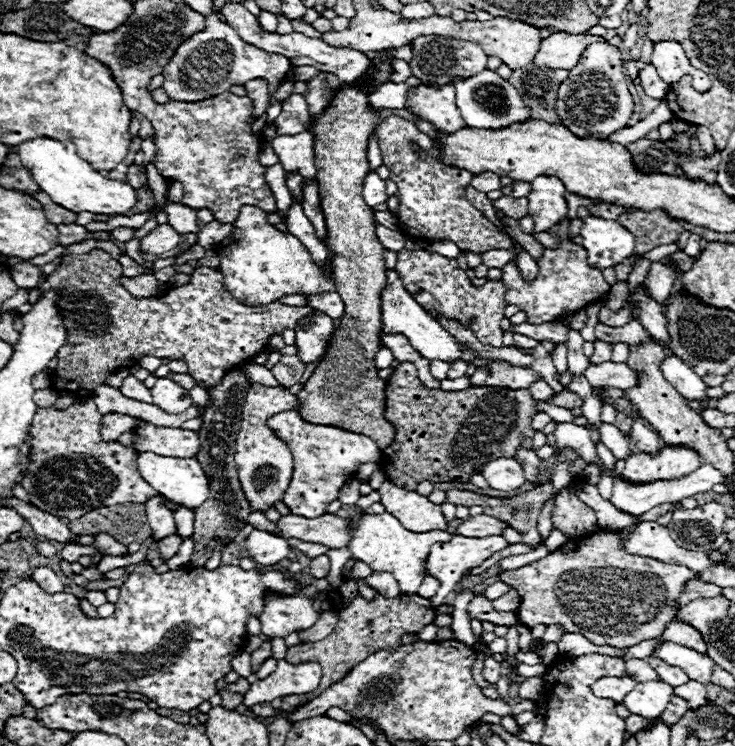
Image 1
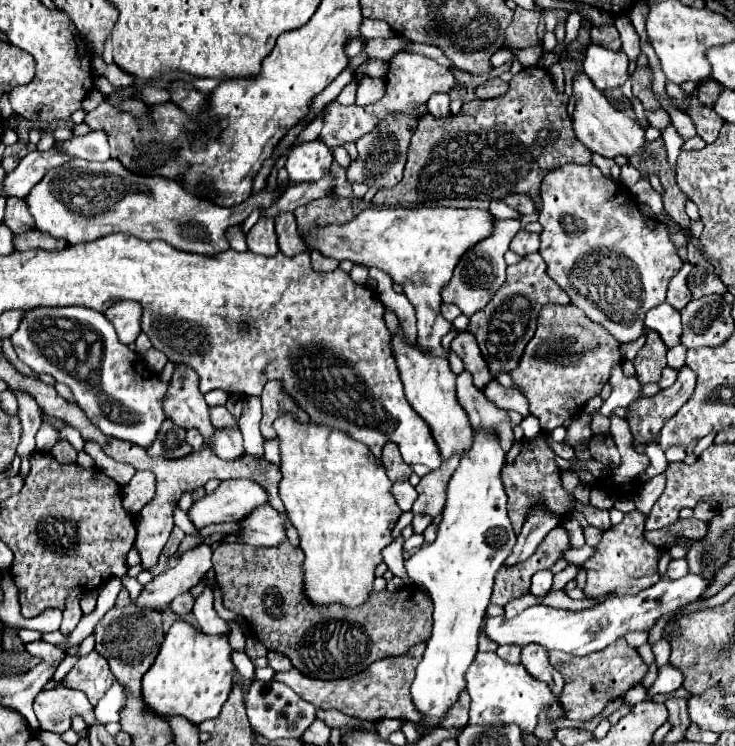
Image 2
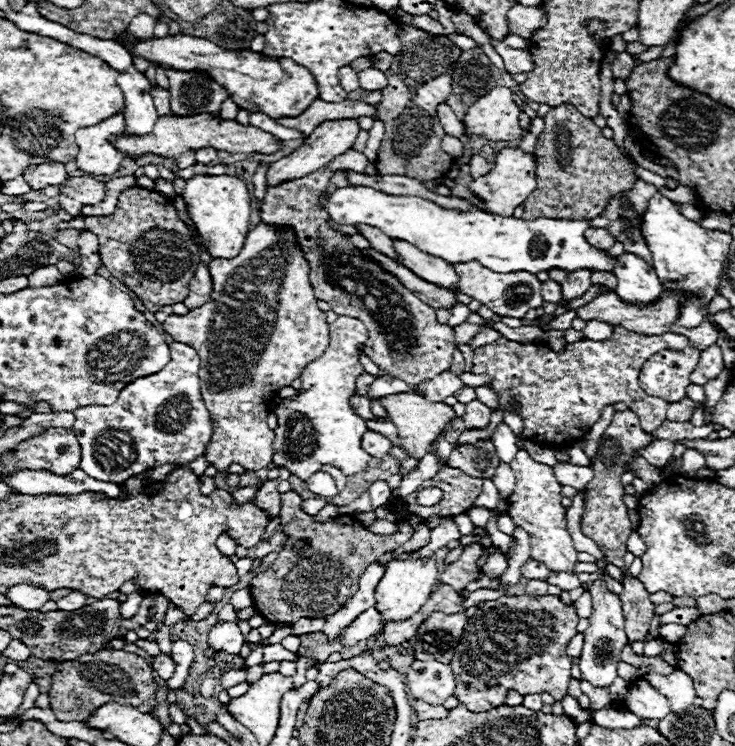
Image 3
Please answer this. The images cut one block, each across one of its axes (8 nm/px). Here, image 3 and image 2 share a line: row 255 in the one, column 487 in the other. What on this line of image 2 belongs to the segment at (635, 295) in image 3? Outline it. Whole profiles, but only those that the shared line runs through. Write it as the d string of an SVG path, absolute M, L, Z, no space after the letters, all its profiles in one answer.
M688 574L678 580L670 578L660 578L654 586L638 592L636 596L610 596L608 600L586 608L586 610L562 610L562 608L550 608L544 604L536 604L526 608L520 616L512 620L500 618L490 618L484 626L484 632L498 644L544 644L548 650L562 650L574 656L586 656L598 650L604 650L606 646L614 644L616 640L624 638L626 632L648 632L662 616L672 614L680 610L682 606L696 602L708 588L710 580L698 576L698 574Z

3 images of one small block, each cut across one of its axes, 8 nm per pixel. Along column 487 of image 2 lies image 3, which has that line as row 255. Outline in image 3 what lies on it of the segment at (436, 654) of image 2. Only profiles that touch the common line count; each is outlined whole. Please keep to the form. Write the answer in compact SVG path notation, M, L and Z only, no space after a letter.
M346 186L326 198L326 210L338 224L368 224L380 228L386 236L406 240L436 258L450 264L456 262L480 262L492 272L548 272L560 268L566 272L576 270L604 270L614 272L616 258L610 258L606 250L590 246L584 232L590 228L590 220L552 220L534 218L520 220L514 216L498 216L484 210L458 212L446 210L430 200L418 196L388 196L366 186Z

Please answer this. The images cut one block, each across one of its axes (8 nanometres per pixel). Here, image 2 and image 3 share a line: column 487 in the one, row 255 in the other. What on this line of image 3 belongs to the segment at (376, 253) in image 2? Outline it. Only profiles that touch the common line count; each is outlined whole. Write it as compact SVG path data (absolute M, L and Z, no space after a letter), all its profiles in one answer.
M192 176L180 194L186 202L188 214L206 242L212 258L236 258L246 242L250 230L252 198L246 184L236 176Z

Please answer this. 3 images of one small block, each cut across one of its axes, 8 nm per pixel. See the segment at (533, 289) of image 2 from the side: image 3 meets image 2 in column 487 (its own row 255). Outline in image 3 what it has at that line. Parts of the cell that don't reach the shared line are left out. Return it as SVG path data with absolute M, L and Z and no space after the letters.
M352 148L352 150L344 152L344 156L338 156L336 160L332 160L332 164L328 164L320 172L312 172L312 174L308 174L304 178L296 178L296 180L286 180L286 182L280 182L276 186L266 186L264 202L262 202L262 208L260 208L260 218L264 222L272 222L272 224L278 224L278 226L290 224L296 230L298 244L302 246L304 254L308 256L310 282L314 286L316 298L328 302L338 316L352 316L352 318L362 320L368 326L368 332L370 332L370 338L368 338L368 344L366 344L368 358L372 362L376 362L380 368L386 368L390 376L408 380L408 384L412 384L412 388L418 390L420 380L428 380L428 378L432 378L432 376L436 376L440 372L450 370L452 352L456 350L454 330L448 324L438 324L434 308L430 308L420 298L416 298L412 292L408 292L392 274L384 272L372 260L364 258L360 254L360 250L350 240L342 238L340 232L334 232L332 228L328 228L326 220L330 216L324 210L324 206L320 204L320 196L326 192L326 186L328 186L330 176L332 176L334 170L364 172L368 162L370 160L362 152L356 152Z

